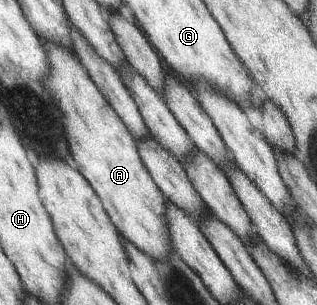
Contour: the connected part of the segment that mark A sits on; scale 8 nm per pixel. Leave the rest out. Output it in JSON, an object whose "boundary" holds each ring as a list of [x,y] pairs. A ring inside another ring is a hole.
{"boundary":[[[44,42],[49,70],[43,86],[63,115],[63,130],[71,162],[101,199],[110,221],[122,239],[132,242],[151,258],[164,259],[174,252],[167,226],[166,199],[146,171],[137,141],[123,119],[106,101],[88,70],[75,54],[56,42]]]}

